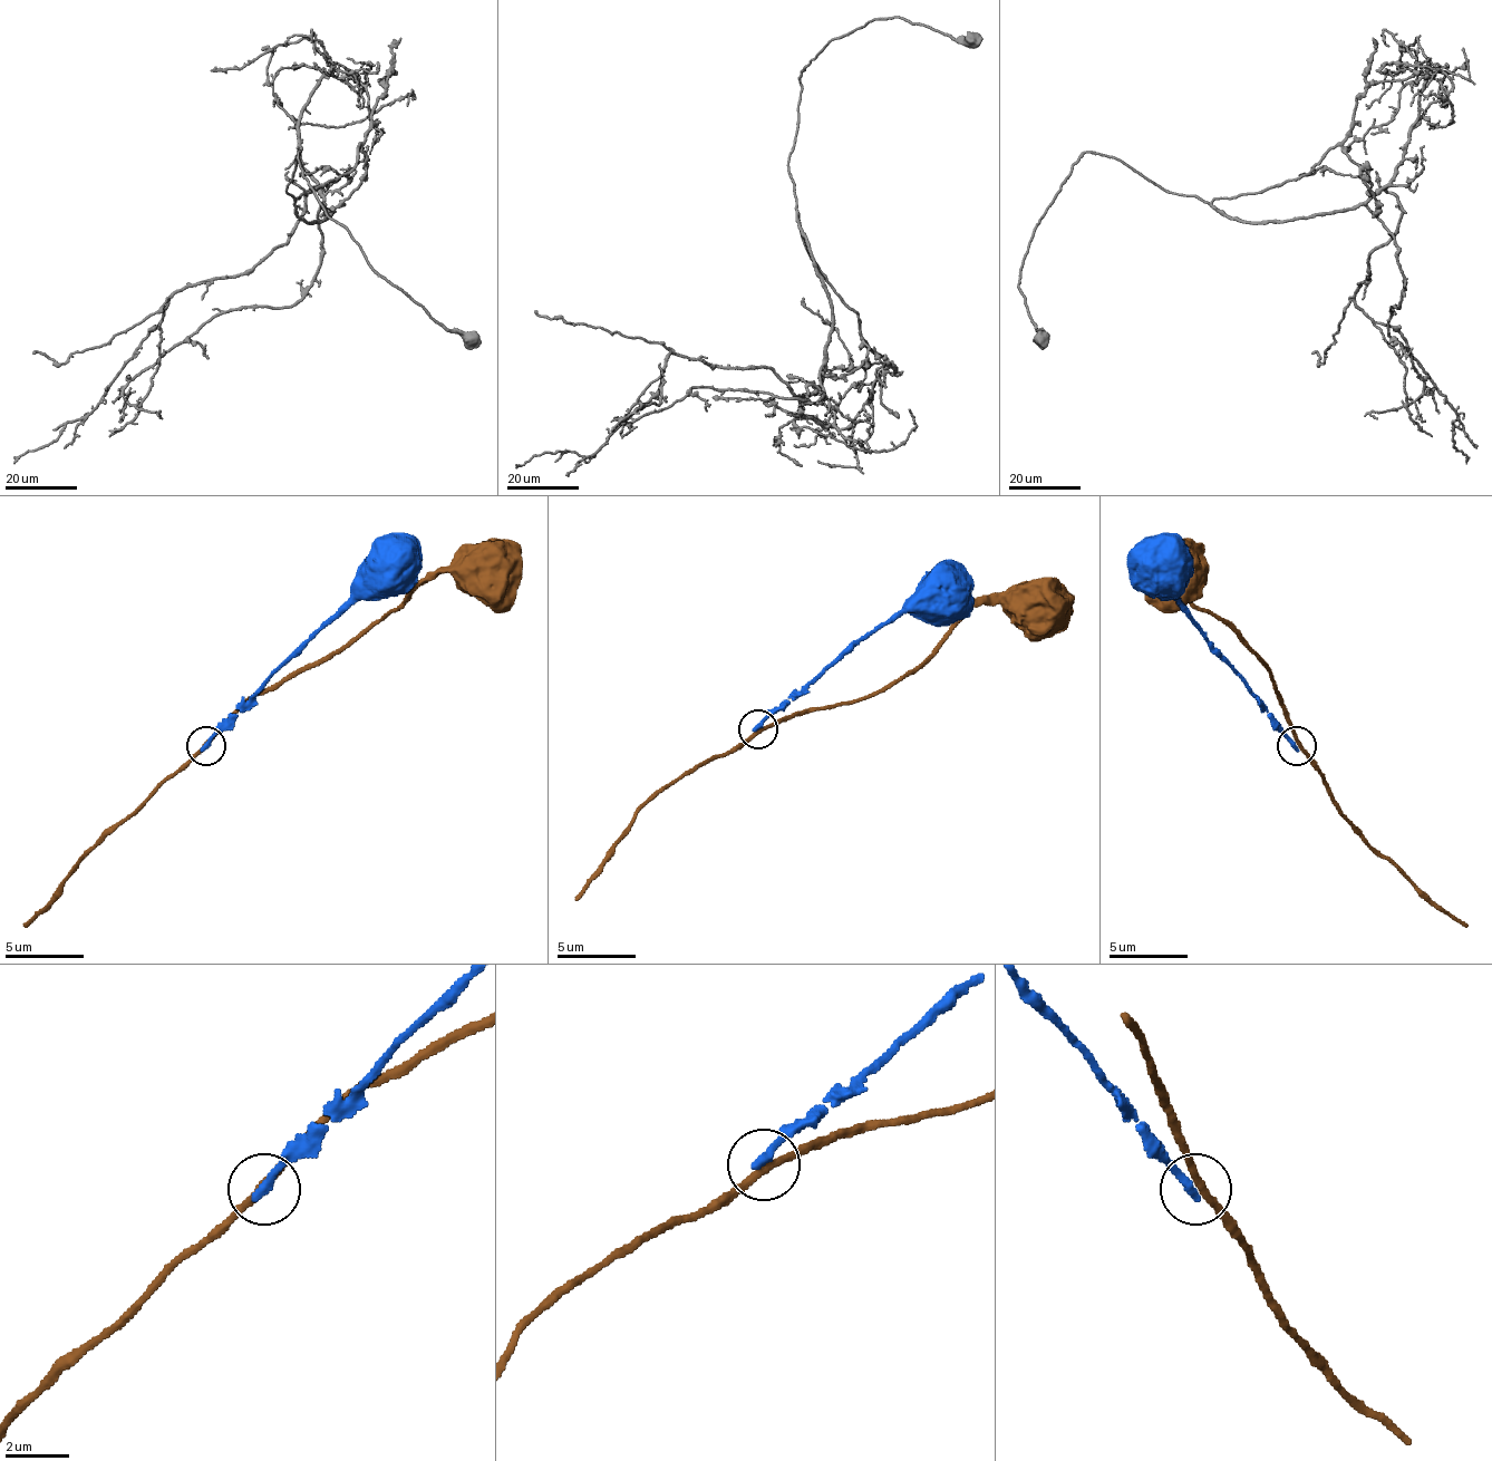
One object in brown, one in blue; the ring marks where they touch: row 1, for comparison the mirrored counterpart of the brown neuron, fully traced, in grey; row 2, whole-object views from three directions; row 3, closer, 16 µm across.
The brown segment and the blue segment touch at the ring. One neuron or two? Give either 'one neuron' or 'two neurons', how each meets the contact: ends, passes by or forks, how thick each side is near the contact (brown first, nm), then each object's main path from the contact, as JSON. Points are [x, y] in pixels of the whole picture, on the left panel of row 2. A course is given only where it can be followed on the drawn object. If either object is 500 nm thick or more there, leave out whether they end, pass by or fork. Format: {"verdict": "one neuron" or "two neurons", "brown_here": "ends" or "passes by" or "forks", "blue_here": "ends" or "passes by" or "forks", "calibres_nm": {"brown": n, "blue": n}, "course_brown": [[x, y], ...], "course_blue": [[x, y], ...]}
{"verdict": "two neurons", "brown_here": "passes by", "blue_here": "ends", "calibres_nm": {"brown": 240, "blue": 300}, "course_brown": [[207, 745], [246, 702], [345, 650], [420, 583], [444, 571], [475, 583], [495, 579]], "course_blue": [[207, 745], [329, 622], [388, 571]]}

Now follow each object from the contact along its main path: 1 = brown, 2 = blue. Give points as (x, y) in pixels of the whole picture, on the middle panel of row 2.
1: (759, 728), (897, 685), (972, 606), (996, 602), (1027, 610), (1047, 606)
2: (759, 728), (881, 626), (940, 594)

